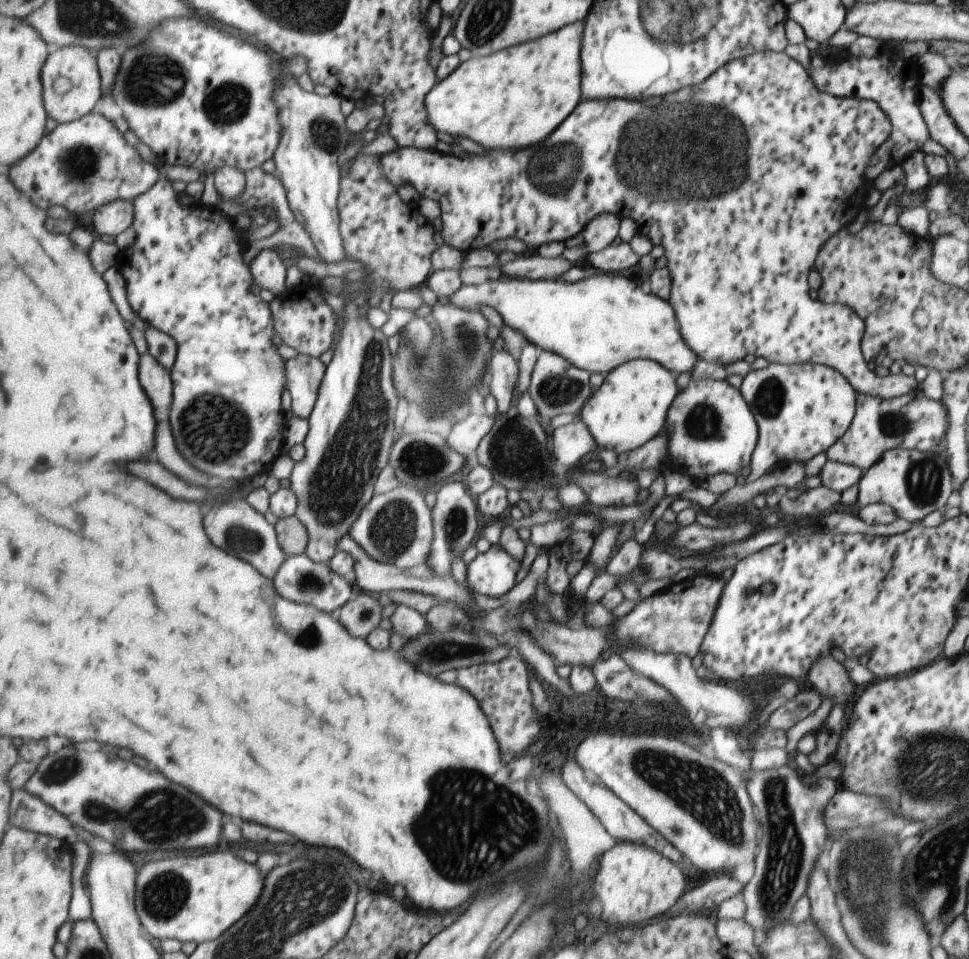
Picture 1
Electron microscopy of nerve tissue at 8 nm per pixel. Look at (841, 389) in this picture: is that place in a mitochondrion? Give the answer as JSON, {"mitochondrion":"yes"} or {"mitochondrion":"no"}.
{"mitochondrion":"no"}

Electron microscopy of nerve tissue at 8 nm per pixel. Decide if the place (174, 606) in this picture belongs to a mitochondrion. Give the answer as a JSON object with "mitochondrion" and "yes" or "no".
{"mitochondrion":"no"}

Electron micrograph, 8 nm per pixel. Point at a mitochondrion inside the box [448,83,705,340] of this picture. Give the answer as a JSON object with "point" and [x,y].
{"point":[555,168]}

